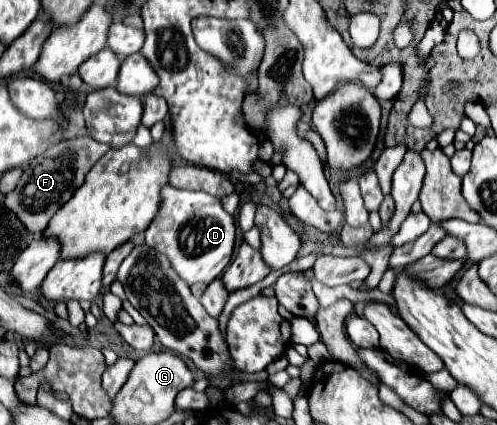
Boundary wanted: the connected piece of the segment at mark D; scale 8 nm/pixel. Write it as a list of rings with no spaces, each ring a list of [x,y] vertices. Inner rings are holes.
[[[164,185],[160,211],[146,229],[146,243],[168,255],[172,269],[188,283],[212,283],[232,261],[236,247],[236,219],[224,211],[220,199],[204,191],[186,191]]]

